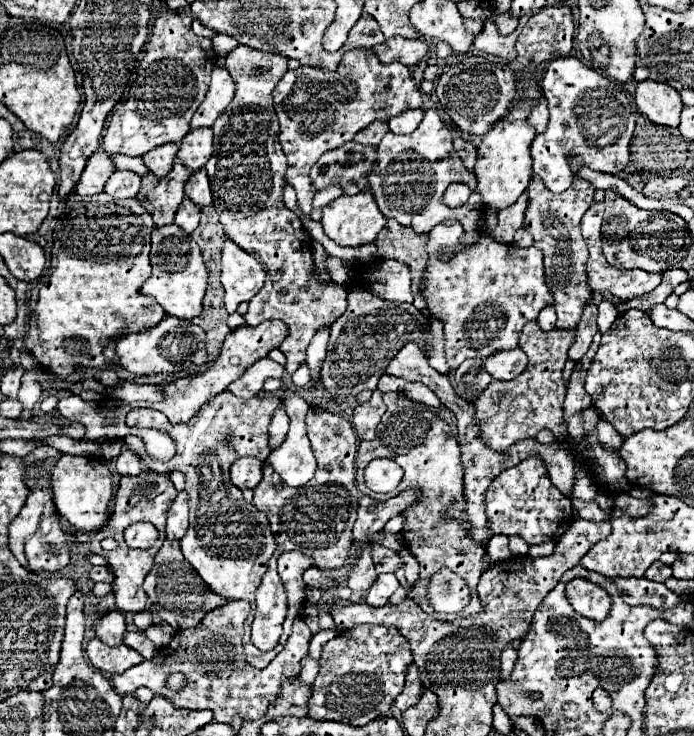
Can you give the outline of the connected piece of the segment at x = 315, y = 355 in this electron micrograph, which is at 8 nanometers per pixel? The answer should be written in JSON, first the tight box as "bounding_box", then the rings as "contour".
{"bounding_box":[307,328,329,384],"contour":[[[323,328],[315,334],[315,338],[311,340],[309,348],[307,348],[307,366],[311,370],[311,384],[319,382],[319,372],[321,372],[321,364],[325,360],[325,352],[327,352],[327,340],[329,340],[329,328]]]}

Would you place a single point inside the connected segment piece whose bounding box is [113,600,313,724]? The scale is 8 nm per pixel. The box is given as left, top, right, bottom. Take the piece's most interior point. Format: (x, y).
(211, 656)

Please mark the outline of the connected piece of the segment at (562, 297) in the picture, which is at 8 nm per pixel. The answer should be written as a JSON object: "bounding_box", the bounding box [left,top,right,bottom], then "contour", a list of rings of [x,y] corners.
{"bounding_box":[523,160,595,330],"contour":[[[575,160],[575,166],[573,166],[573,184],[561,192],[561,194],[553,194],[545,188],[543,182],[539,182],[537,176],[531,178],[529,182],[529,188],[527,188],[527,198],[529,198],[529,208],[525,210],[525,222],[523,222],[523,228],[527,232],[531,232],[531,236],[535,238],[535,248],[539,248],[545,256],[545,280],[547,280],[547,286],[549,290],[553,292],[555,296],[555,312],[557,312],[557,324],[555,328],[561,328],[561,330],[569,330],[573,328],[579,318],[581,318],[581,312],[585,308],[585,302],[589,300],[591,296],[591,290],[587,286],[587,274],[585,274],[585,262],[587,262],[587,244],[581,236],[581,218],[583,214],[589,210],[591,202],[593,202],[593,194],[595,194],[595,186],[583,178],[577,176],[577,170],[581,168],[583,164],[577,164]]]}

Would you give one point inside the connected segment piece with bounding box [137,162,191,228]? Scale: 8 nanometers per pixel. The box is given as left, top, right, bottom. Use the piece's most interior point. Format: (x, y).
(161, 197)

